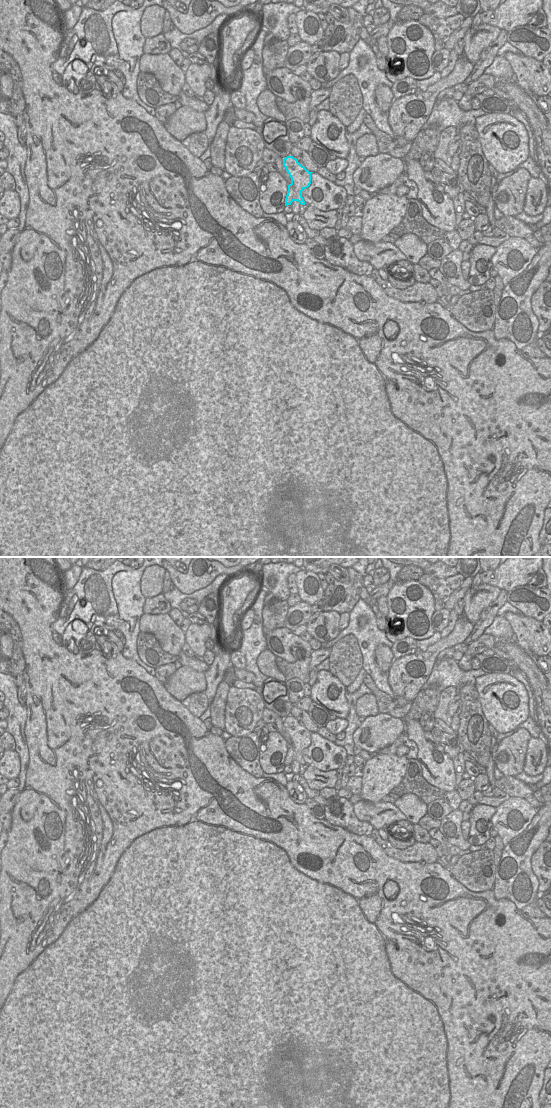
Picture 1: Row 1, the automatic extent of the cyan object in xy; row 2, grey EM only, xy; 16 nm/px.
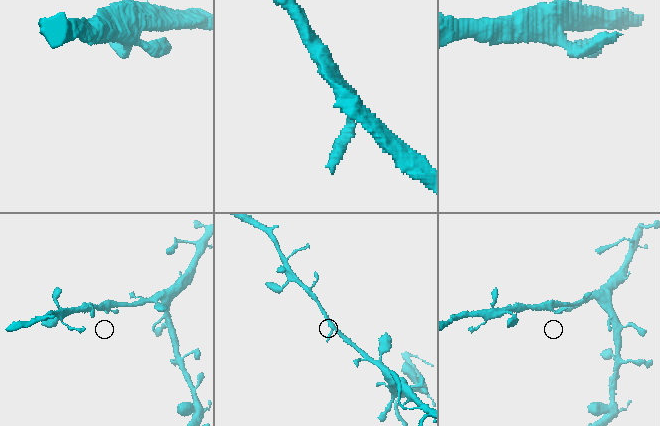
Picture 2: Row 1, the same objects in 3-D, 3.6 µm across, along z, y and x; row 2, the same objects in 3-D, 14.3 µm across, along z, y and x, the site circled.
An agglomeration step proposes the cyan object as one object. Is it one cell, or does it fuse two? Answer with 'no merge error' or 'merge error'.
no merge error

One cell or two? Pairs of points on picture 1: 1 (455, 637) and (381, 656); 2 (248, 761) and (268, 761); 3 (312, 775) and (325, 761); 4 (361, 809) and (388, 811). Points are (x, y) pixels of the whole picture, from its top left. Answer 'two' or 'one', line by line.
1: two
2: two
3: two
4: one

